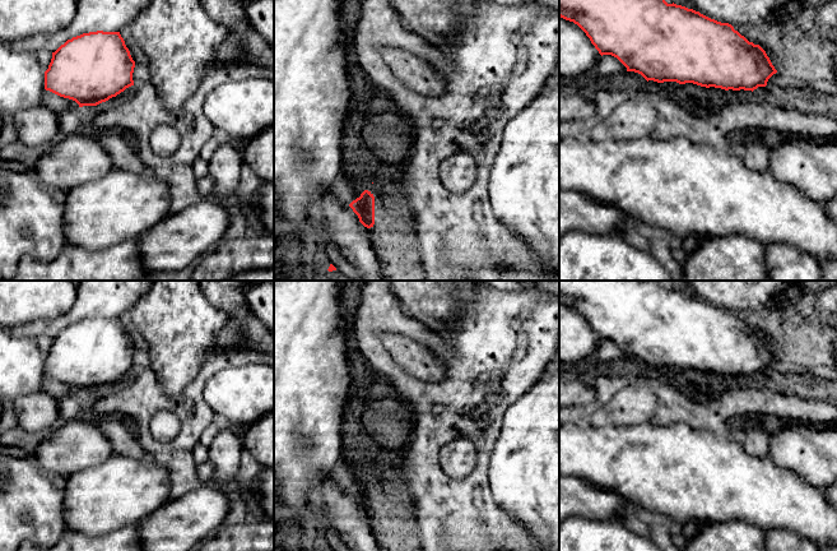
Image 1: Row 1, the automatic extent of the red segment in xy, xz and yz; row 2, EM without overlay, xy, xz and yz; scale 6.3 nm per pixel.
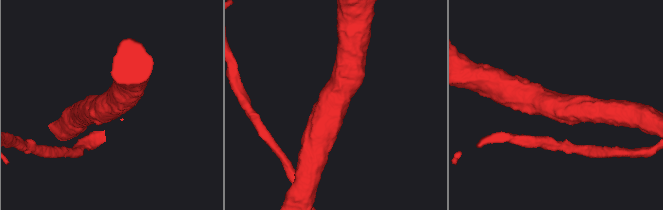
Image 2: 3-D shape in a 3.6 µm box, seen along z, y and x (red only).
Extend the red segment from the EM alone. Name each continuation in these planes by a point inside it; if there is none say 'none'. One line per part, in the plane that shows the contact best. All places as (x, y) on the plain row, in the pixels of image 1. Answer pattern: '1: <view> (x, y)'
none

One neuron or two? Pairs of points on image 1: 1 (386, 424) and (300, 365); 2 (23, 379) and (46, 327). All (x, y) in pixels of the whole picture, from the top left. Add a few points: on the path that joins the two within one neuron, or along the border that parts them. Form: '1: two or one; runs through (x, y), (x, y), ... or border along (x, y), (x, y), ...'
1: two; border along (356, 398), (345, 410), (342, 429)
2: two; border along (13, 334), (35, 339)

